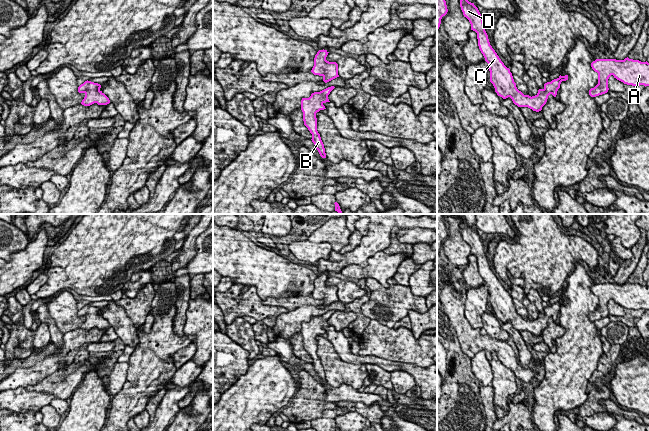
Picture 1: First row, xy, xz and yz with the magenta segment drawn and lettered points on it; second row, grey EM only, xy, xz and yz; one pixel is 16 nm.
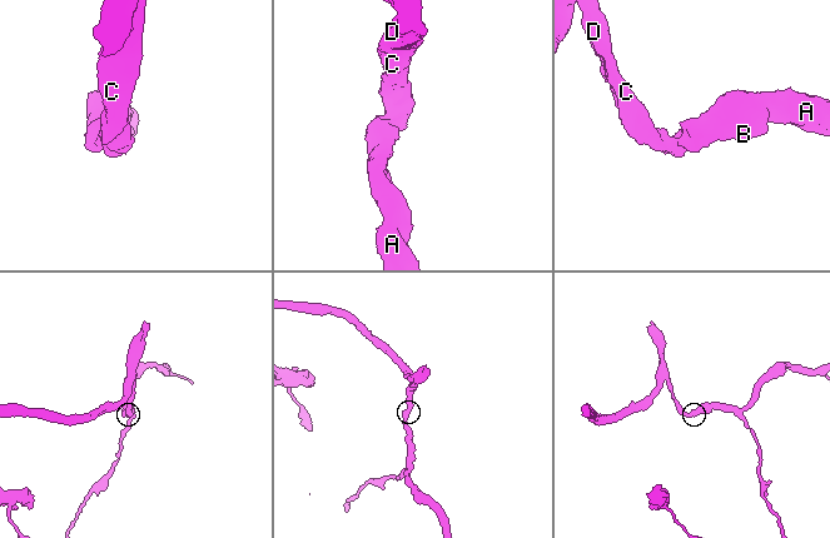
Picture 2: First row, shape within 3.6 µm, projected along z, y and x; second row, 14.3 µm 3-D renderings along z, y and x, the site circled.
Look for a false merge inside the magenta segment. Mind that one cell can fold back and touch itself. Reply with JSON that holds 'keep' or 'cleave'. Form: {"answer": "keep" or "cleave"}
{"answer": "cleave"}

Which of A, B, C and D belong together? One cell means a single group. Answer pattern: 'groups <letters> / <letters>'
groups A B / C D

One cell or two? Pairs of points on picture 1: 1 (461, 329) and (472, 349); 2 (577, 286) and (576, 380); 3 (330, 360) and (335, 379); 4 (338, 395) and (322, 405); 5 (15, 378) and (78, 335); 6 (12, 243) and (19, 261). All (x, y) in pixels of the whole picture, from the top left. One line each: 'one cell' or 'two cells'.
1: one cell
2: one cell
3: one cell
4: two cells
5: one cell
6: two cells

